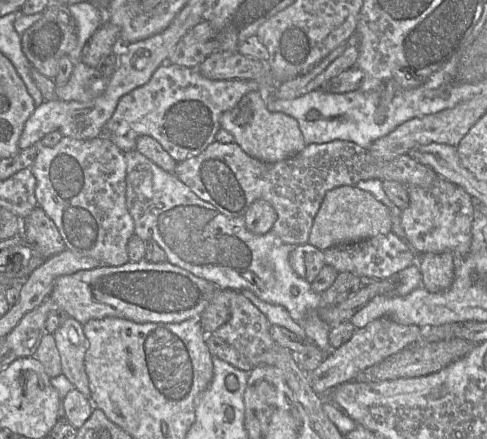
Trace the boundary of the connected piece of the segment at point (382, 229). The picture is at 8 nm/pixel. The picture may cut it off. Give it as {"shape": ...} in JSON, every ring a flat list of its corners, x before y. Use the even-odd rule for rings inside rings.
{"shape":[[340,186,325,194,313,220,308,242,323,251,337,245,360,242,389,232,392,232,391,215,387,206,369,192,356,186]]}

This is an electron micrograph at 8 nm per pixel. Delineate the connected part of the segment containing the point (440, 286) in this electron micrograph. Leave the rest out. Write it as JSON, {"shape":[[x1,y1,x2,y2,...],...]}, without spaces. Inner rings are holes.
{"shape":[[451,252,423,253,419,259,422,286,431,293,450,288,454,280,454,256]]}

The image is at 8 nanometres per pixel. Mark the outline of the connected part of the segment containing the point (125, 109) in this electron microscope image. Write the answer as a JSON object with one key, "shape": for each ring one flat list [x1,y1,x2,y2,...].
{"shape":[[163,63,156,69,146,84,121,97,112,117,105,126,105,133,123,152,136,150,136,140,139,136,151,136,161,144,176,162,180,162,197,156,215,141,216,133,221,128,219,119,222,113,234,108,244,95,258,90,266,94,275,85,277,85,277,82,269,69,267,69,264,77,258,79,212,80,201,75,197,69]]}

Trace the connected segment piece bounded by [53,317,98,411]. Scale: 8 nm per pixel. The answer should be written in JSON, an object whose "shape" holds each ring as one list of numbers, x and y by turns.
{"shape":[[69,317,53,336,60,354,62,374,83,394,90,403,91,411,94,411,98,407,90,398,91,392,84,364,88,341,82,327,77,320]]}

